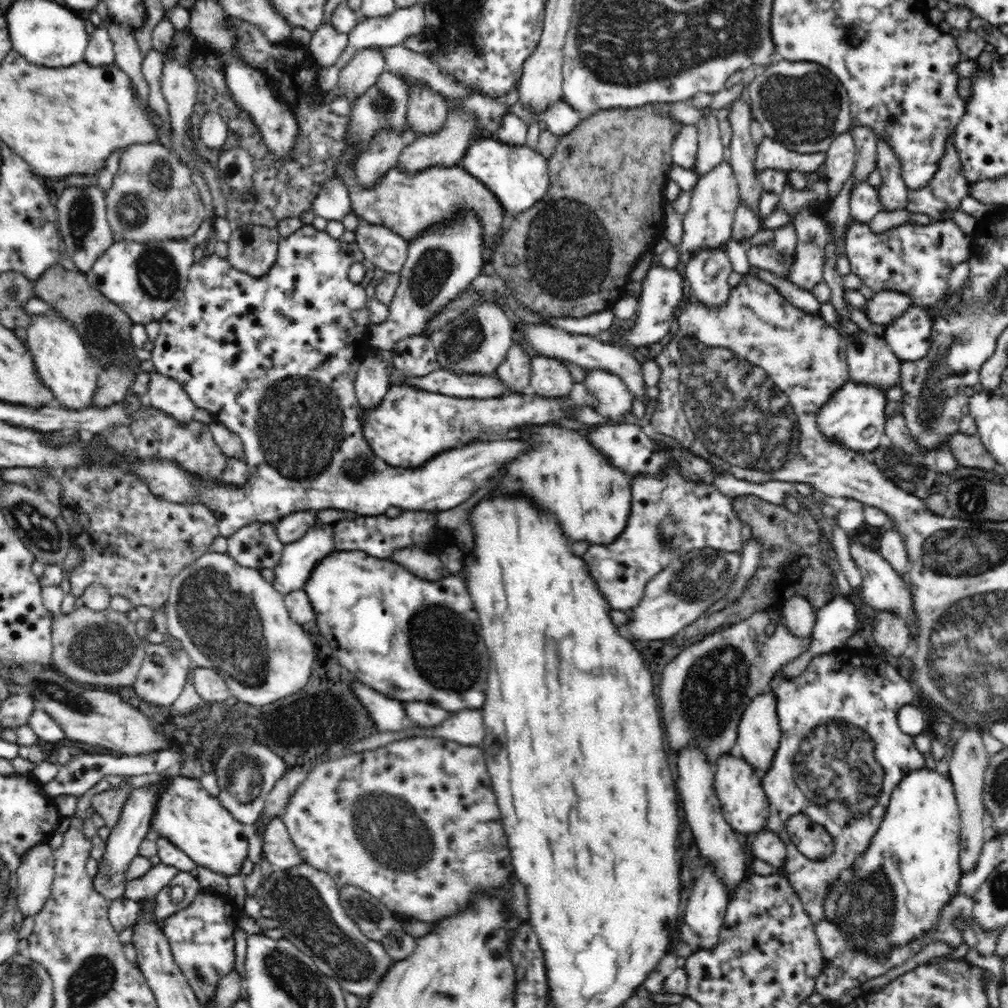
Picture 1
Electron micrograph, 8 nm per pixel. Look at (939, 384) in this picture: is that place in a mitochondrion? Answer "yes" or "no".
yes

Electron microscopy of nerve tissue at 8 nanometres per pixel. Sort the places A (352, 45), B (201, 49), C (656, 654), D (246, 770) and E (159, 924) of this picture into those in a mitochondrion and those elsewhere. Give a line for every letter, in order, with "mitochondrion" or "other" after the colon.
A: other
B: other
C: other
D: mitochondrion
E: other

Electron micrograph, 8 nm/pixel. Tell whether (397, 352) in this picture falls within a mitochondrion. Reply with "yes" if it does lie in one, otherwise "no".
no

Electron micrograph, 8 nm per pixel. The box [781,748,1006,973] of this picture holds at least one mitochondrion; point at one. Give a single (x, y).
(870, 912)

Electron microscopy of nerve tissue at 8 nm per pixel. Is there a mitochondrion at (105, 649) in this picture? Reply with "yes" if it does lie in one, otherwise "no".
yes

